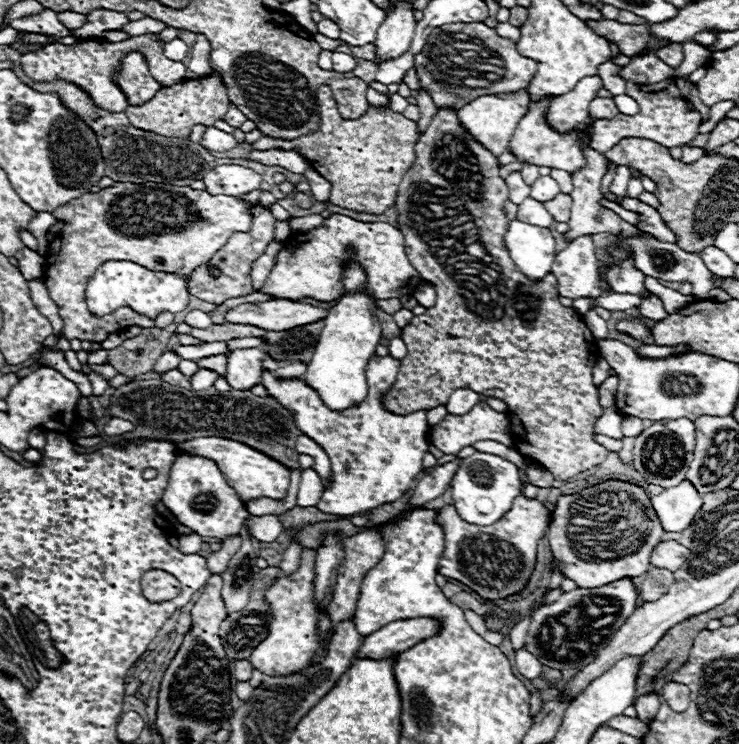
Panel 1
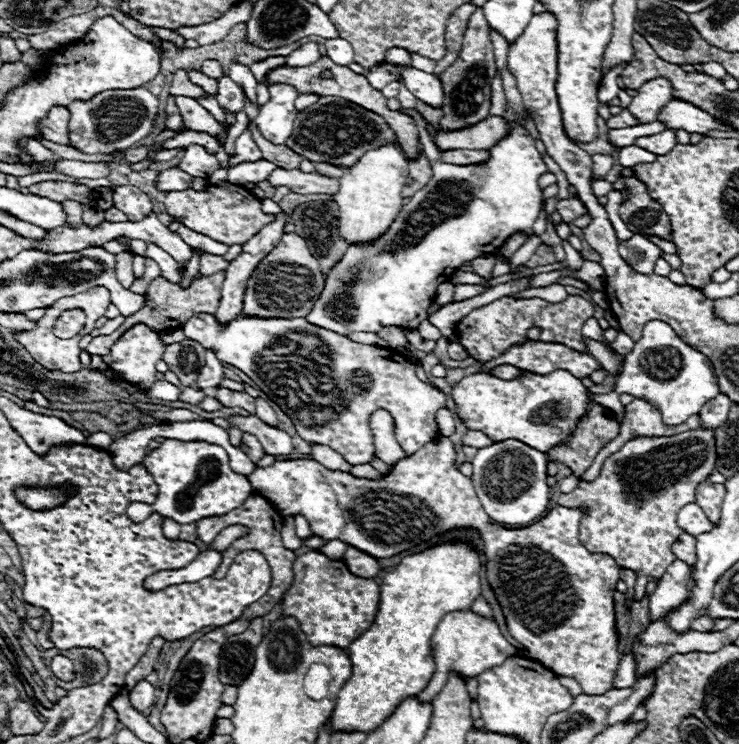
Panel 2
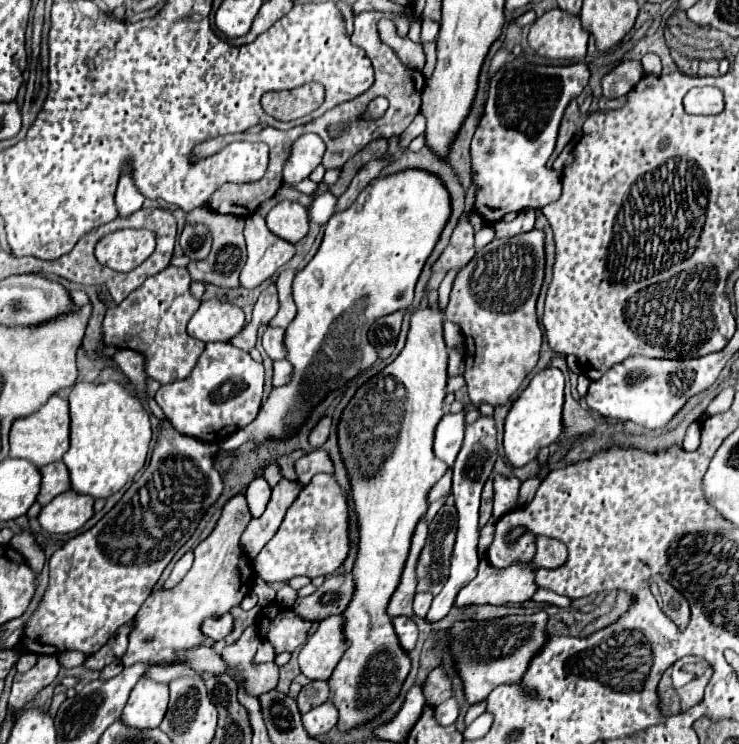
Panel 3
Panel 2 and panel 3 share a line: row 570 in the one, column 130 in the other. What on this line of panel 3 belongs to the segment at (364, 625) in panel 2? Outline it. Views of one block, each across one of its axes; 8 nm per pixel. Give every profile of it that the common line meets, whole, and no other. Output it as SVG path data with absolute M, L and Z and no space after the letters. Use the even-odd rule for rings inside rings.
M168 266L166 270L146 278L144 284L116 308L108 308L102 322L102 342L106 346L130 348L142 354L146 376L160 384L184 380L204 350L200 340L186 334L186 324L200 306L200 300L190 292L190 284L192 278L188 270L176 266Z

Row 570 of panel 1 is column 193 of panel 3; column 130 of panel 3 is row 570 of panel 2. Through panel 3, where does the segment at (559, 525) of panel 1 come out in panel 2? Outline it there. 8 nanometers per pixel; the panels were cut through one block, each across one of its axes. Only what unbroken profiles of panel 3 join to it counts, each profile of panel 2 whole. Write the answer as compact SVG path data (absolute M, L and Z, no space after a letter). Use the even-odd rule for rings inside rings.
M692 430L676 436L644 436L626 442L616 454L602 464L600 476L594 482L580 482L570 494L560 494L558 504L566 508L584 508L580 520L580 544L590 552L602 552L616 560L618 566L634 570L640 578L660 578L664 570L676 560L672 544L682 534L676 516L682 506L694 502L694 490L704 482L716 466L716 446L712 430Z

